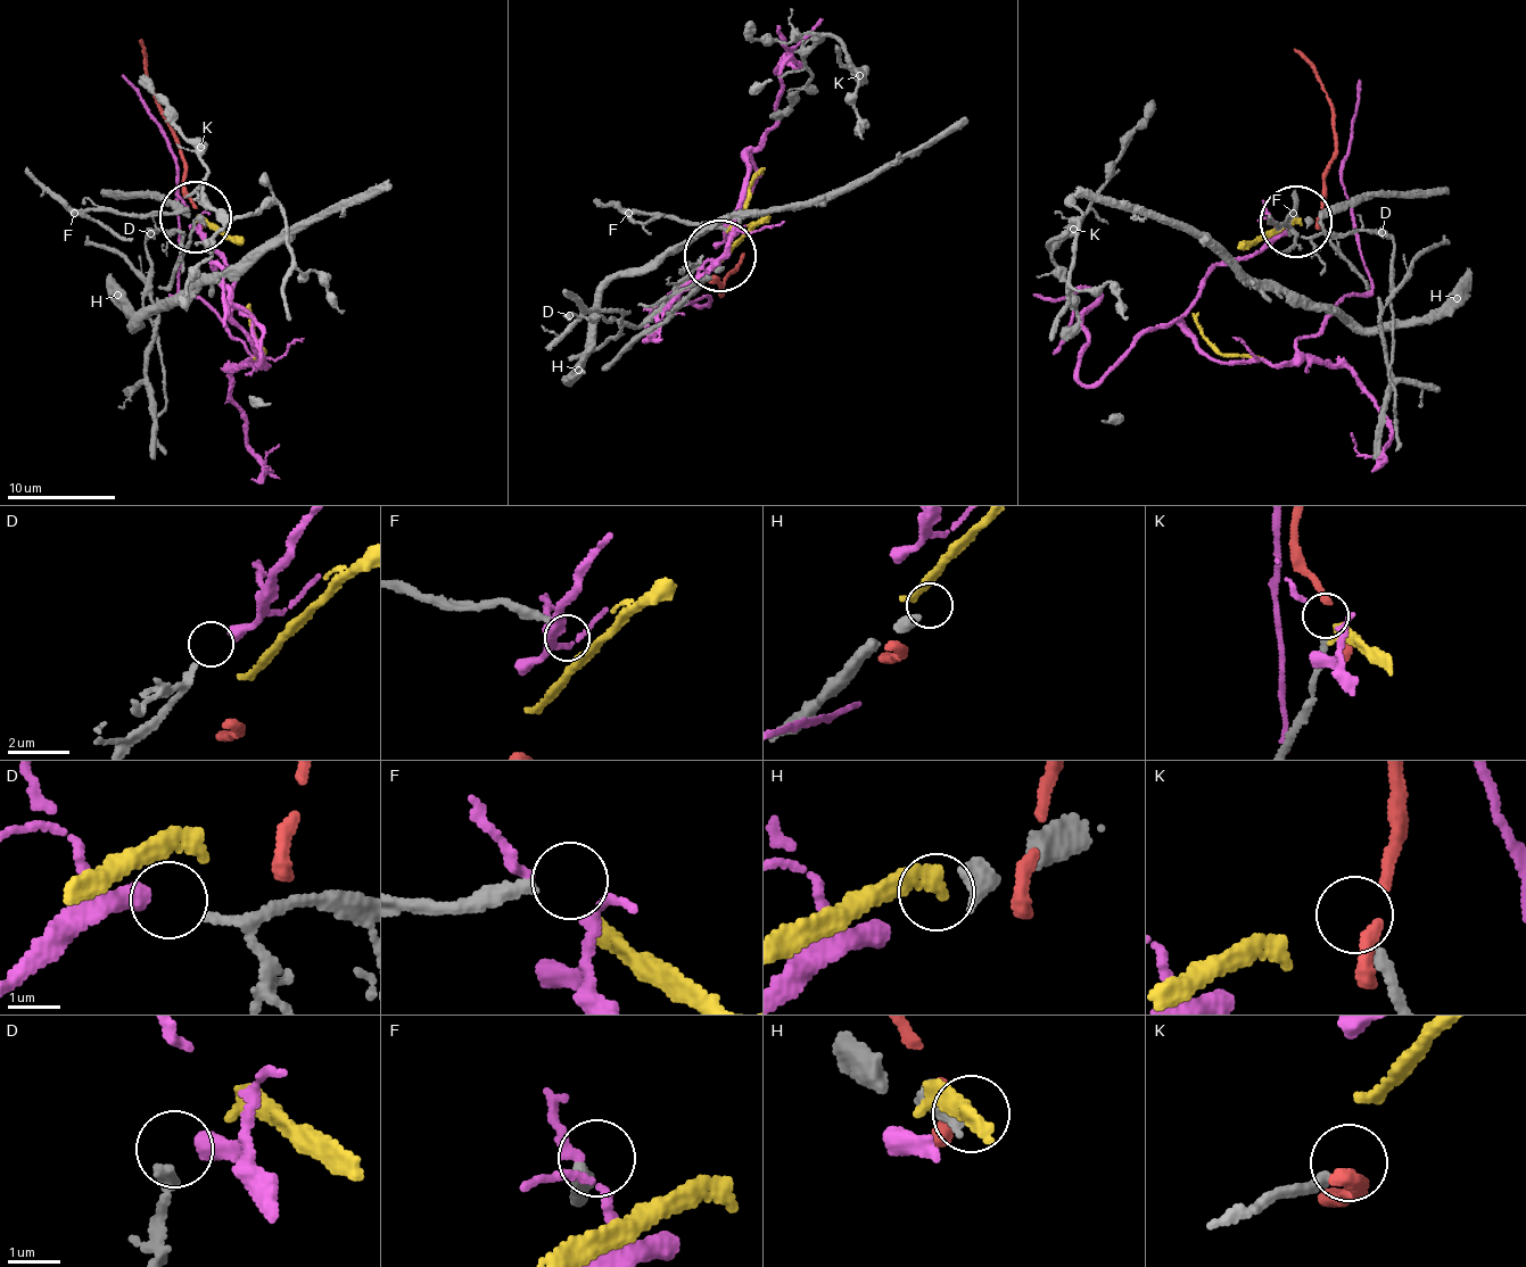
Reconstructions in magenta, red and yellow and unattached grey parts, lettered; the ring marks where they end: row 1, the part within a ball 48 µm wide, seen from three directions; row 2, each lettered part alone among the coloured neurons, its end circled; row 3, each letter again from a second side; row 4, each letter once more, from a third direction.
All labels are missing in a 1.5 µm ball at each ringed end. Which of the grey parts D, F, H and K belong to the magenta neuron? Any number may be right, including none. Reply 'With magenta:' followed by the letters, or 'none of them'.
With magenta: D

